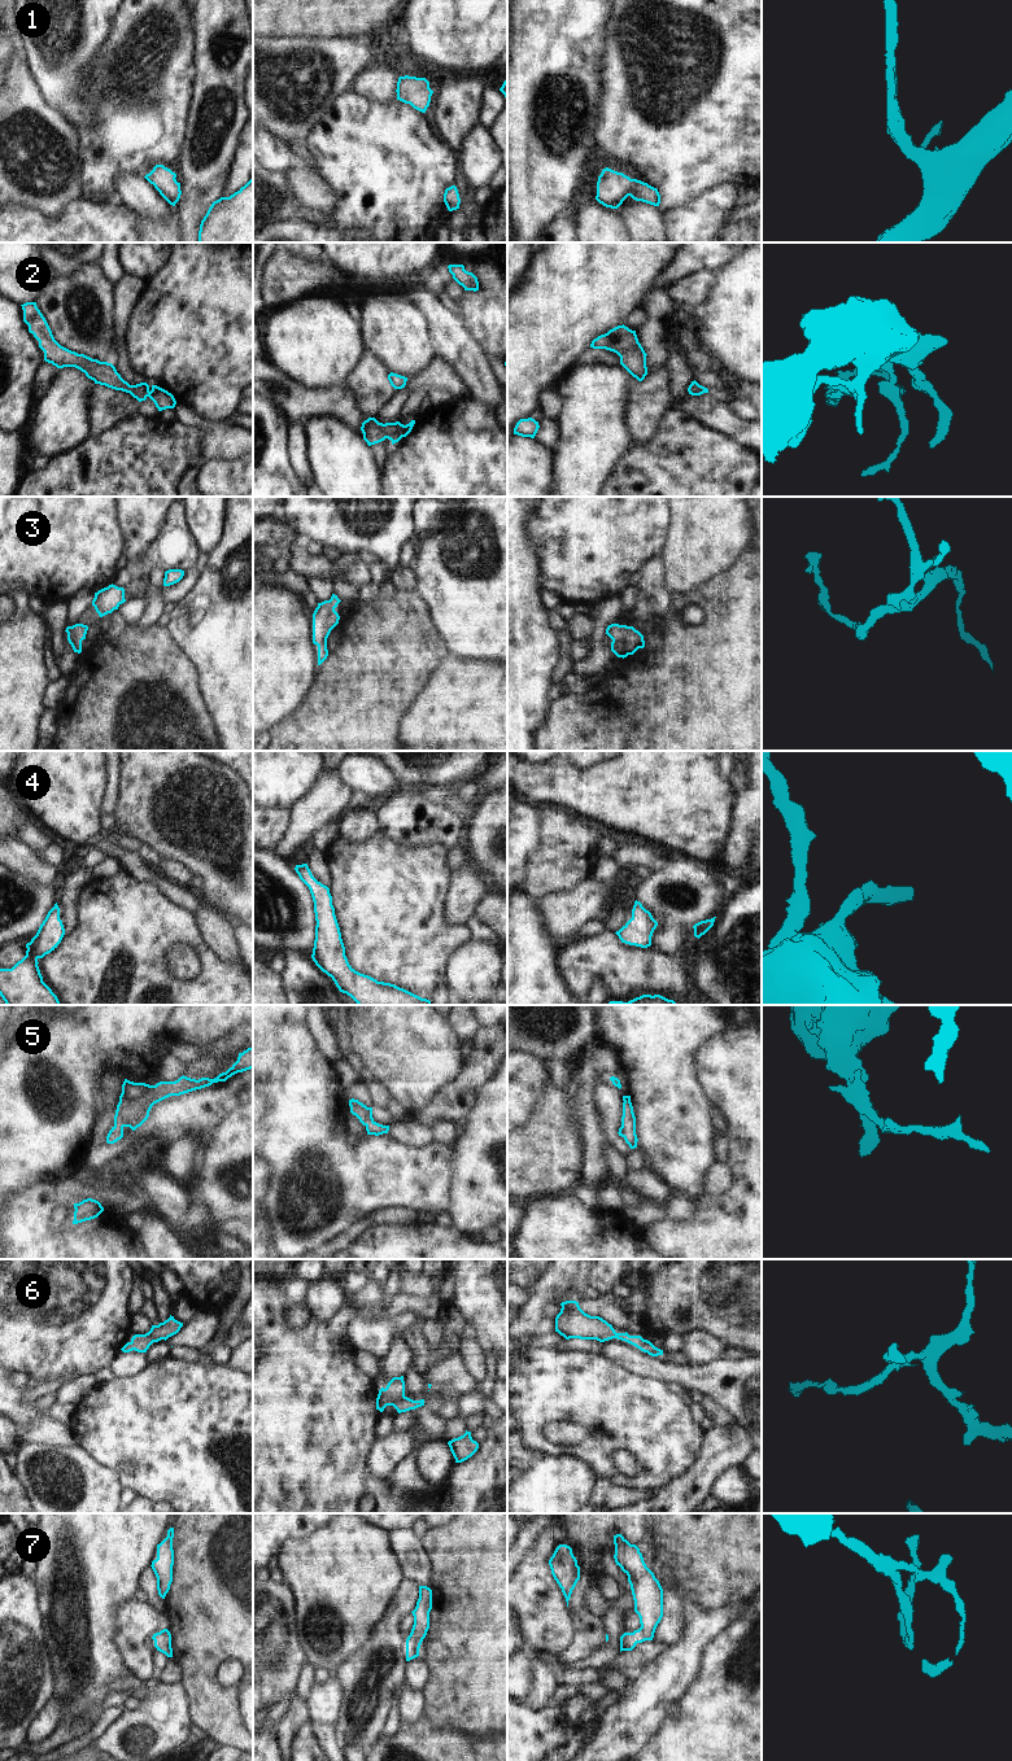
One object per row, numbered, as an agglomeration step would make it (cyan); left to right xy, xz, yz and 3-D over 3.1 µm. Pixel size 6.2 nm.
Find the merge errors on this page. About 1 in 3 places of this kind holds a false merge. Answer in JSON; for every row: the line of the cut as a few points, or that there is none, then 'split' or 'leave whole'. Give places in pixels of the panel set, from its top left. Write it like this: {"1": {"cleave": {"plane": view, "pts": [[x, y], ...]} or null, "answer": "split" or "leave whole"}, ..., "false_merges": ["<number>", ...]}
{"1": {"cleave": null, "answer": "leave whole"}, "2": {"cleave": null, "answer": "leave whole"}, "3": {"cleave": null, "answer": "leave whole"}, "4": {"cleave": null, "answer": "leave whole"}, "5": {"cleave": null, "answer": "leave whole"}, "6": {"cleave": null, "answer": "leave whole"}, "7": {"cleave": null, "answer": "leave whole"}, "false_merges": []}

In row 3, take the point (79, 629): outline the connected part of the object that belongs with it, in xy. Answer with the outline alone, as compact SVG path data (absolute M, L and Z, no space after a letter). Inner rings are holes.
M75 624L66 628L67 641L71 644L74 652L82 652L82 641L86 639L88 626L83 624Z

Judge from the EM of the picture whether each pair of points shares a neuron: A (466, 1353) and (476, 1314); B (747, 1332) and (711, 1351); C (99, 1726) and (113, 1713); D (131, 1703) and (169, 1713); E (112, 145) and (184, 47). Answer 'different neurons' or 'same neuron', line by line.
A: different neurons
B: different neurons
C: same neuron
D: different neurons
E: same neuron

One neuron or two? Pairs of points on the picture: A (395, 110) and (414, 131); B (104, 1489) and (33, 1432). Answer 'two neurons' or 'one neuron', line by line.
A: one neuron
B: two neurons

